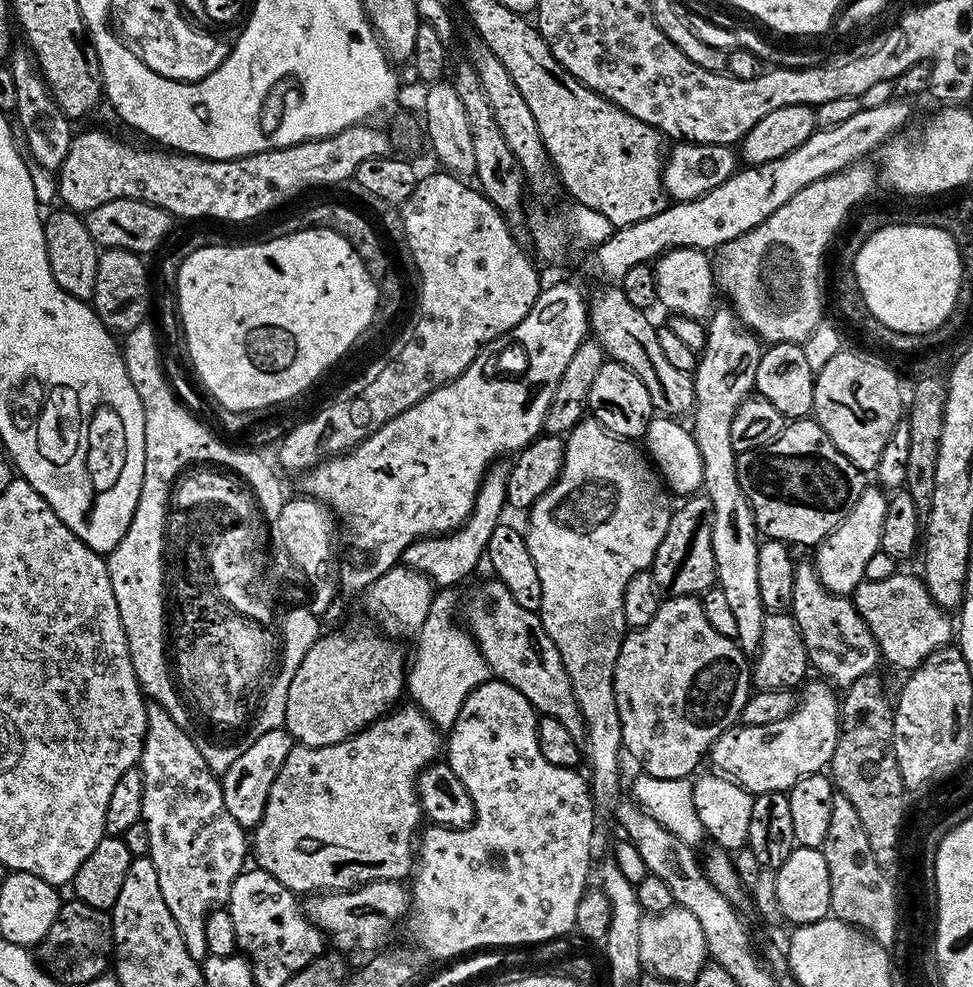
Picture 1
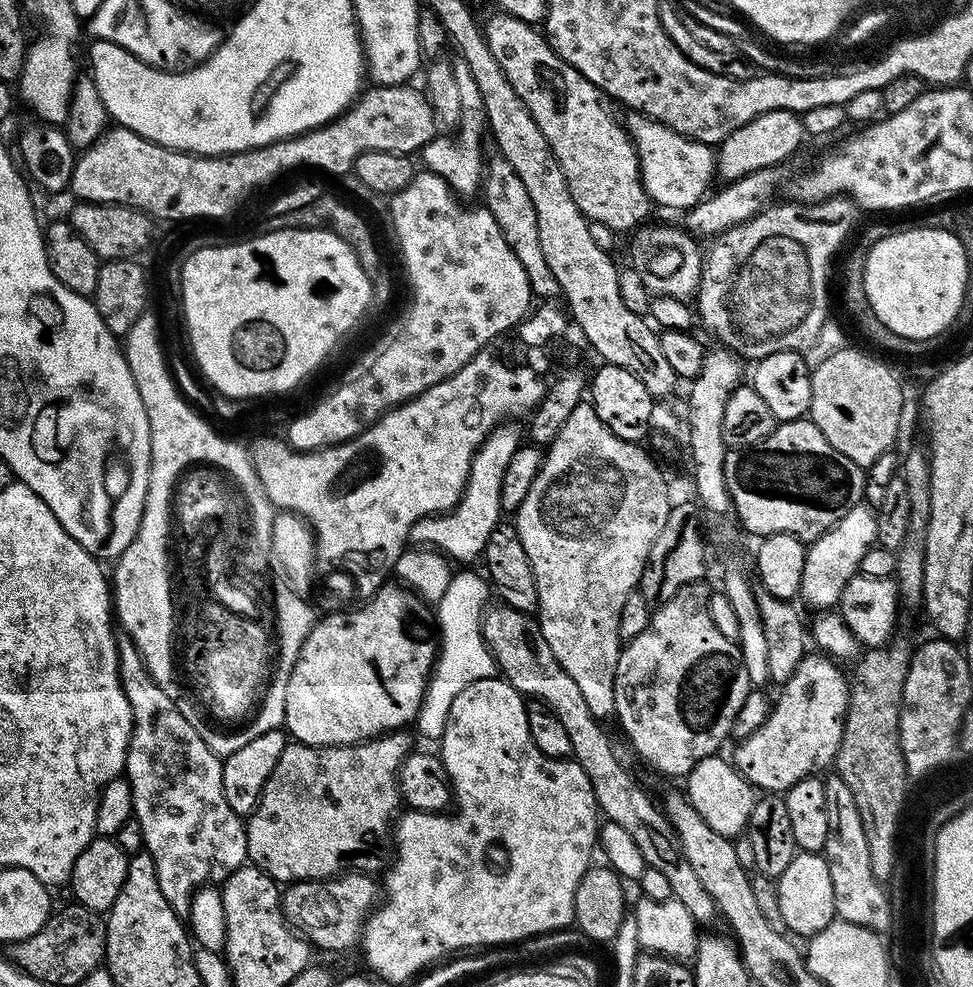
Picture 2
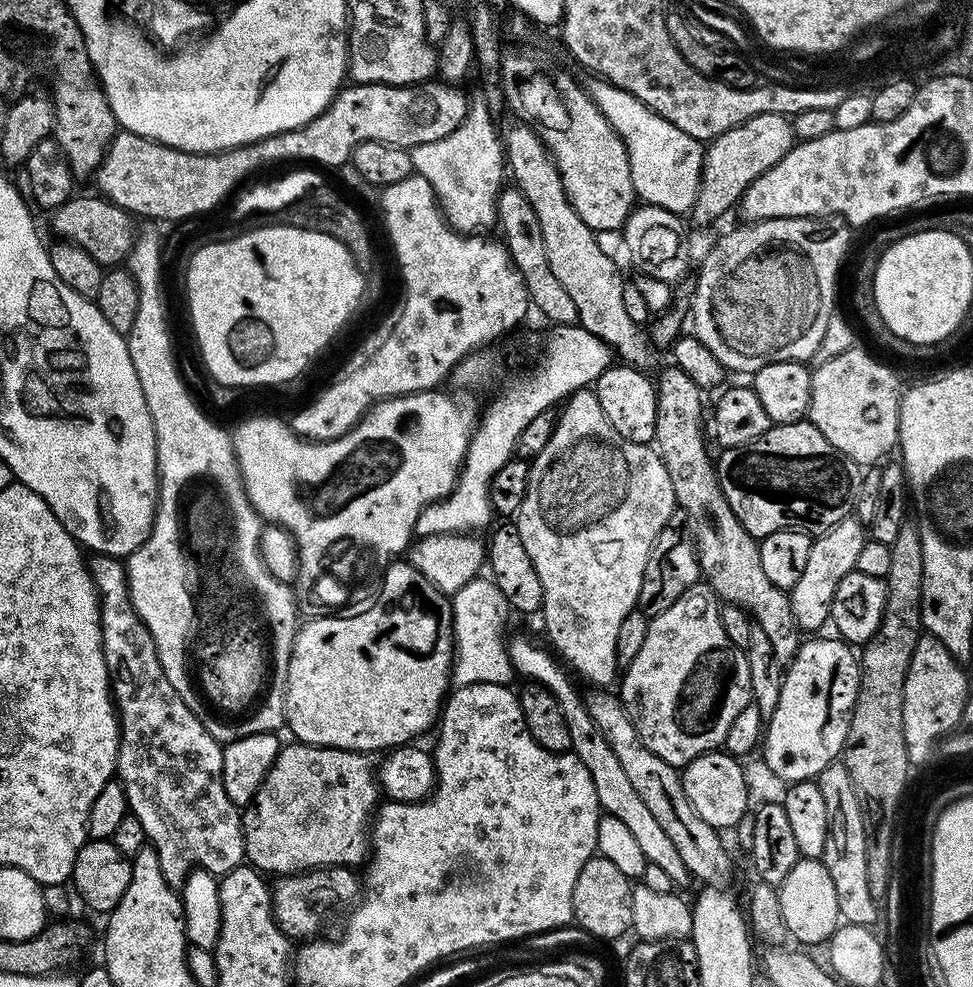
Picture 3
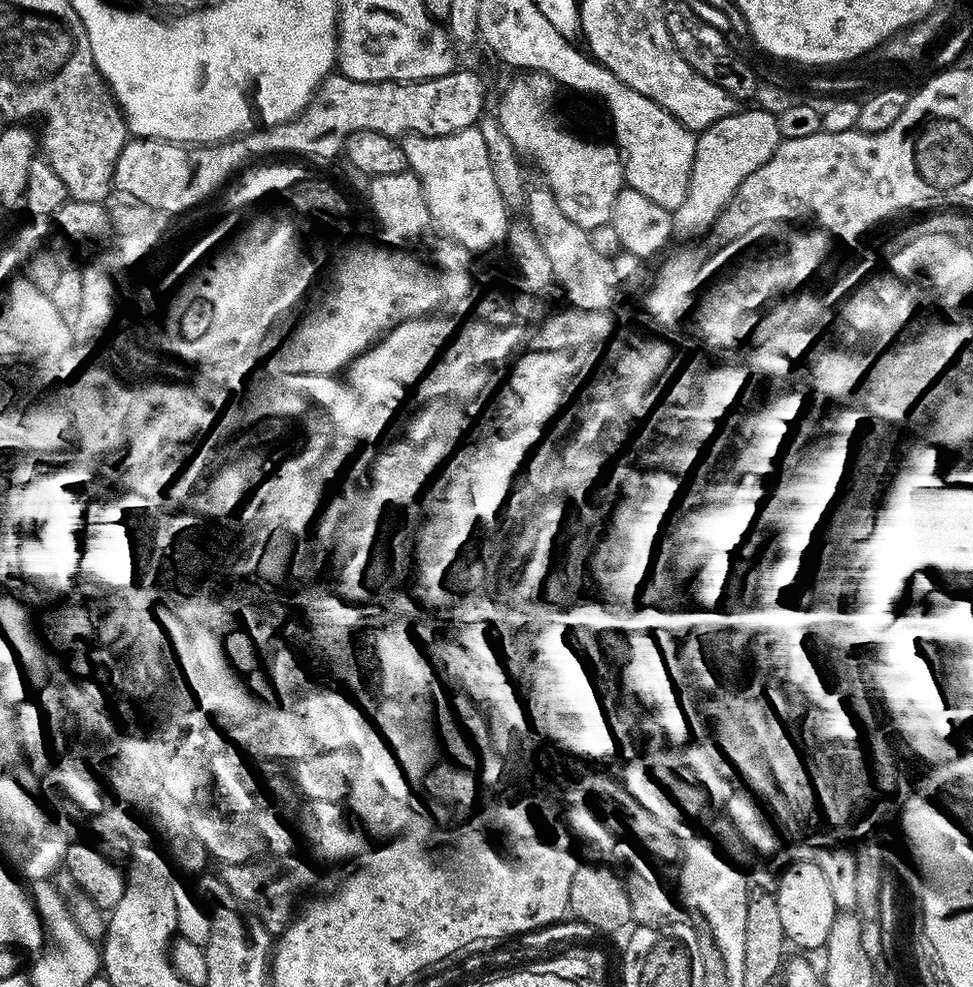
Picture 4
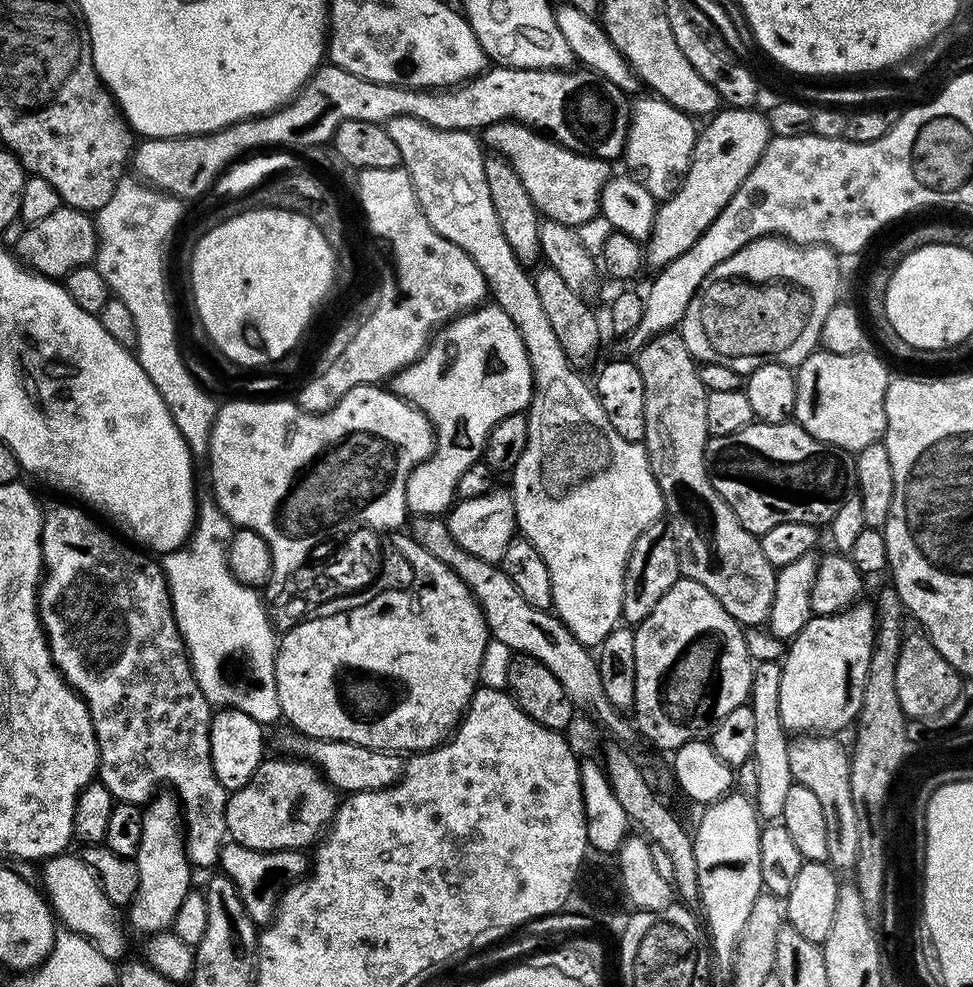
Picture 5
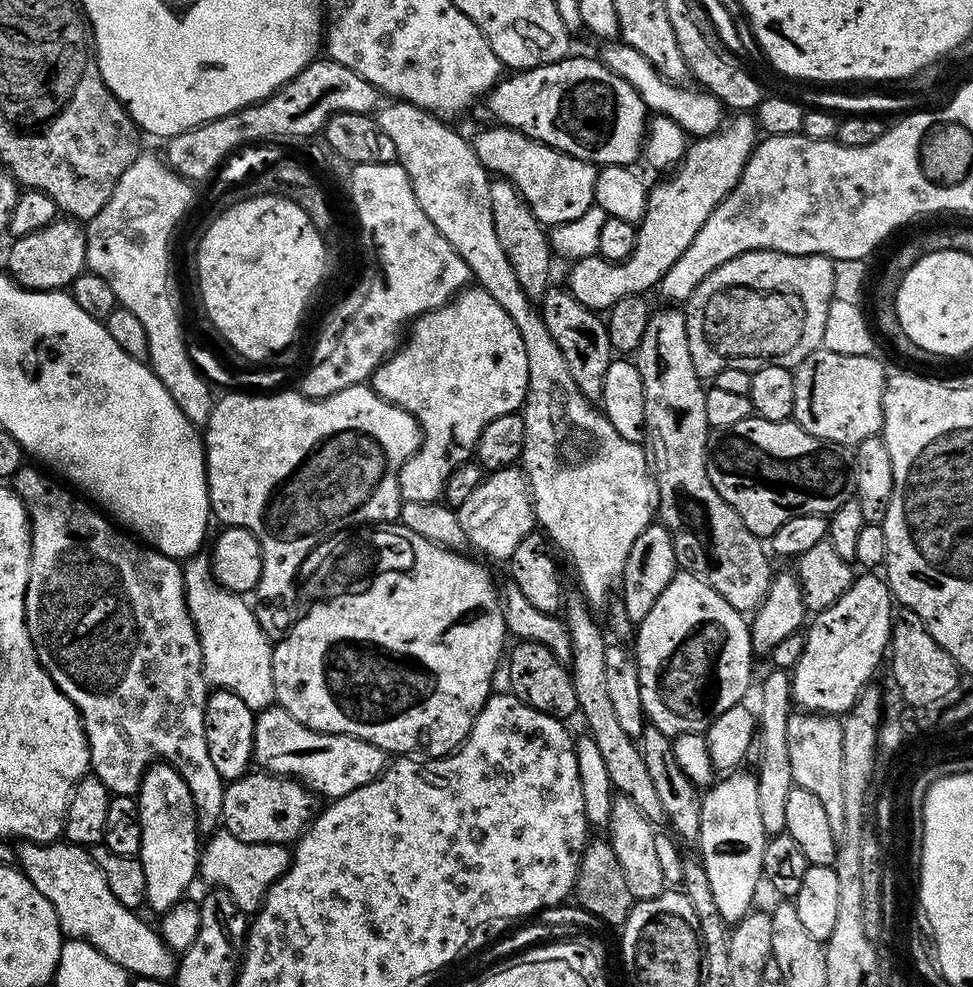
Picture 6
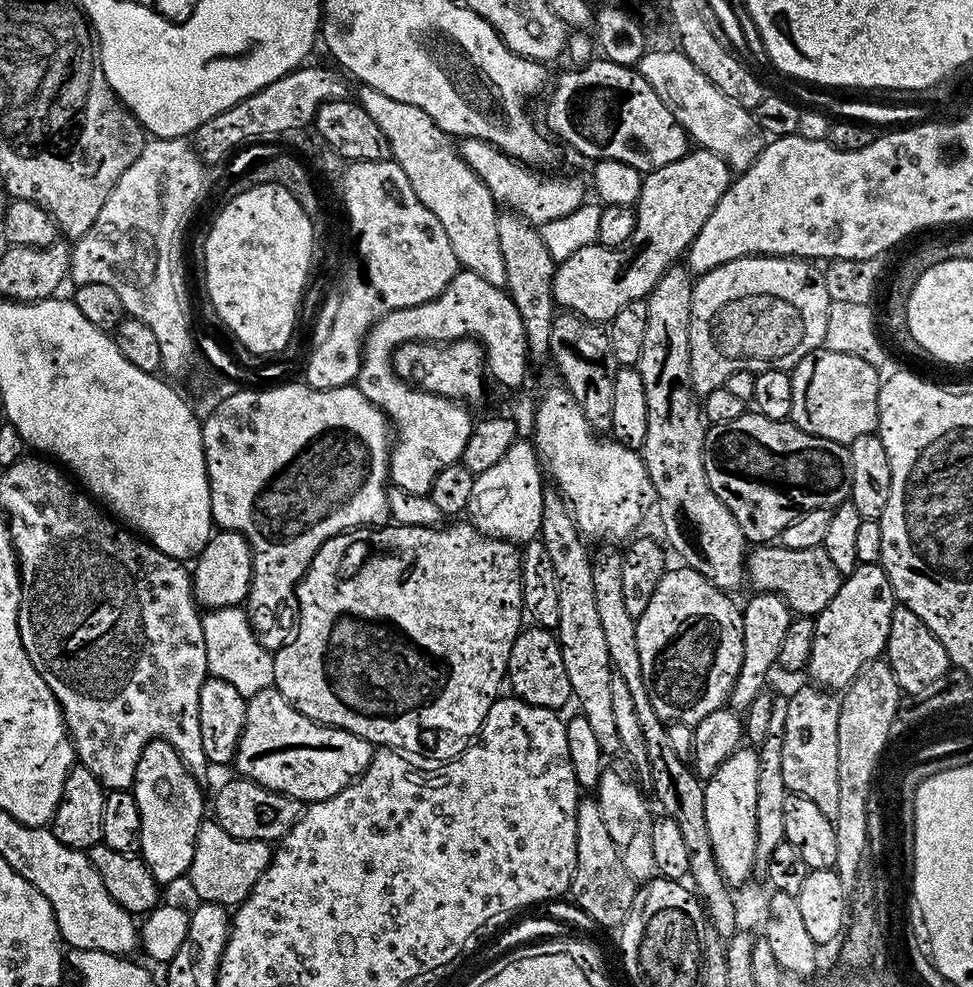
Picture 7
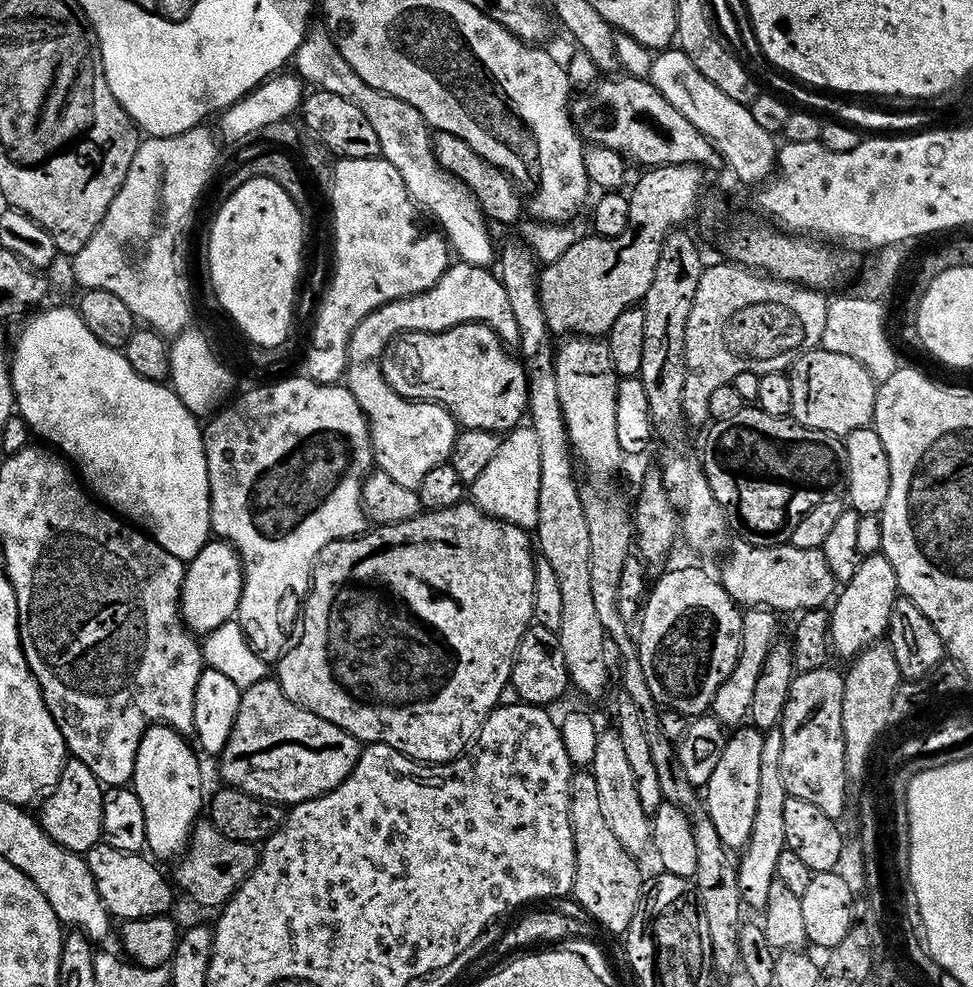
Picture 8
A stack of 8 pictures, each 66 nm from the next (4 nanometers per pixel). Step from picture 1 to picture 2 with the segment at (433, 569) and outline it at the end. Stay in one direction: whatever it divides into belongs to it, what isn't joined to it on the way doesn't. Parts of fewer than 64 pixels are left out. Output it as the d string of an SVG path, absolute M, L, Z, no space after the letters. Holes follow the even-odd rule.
M505 422L484 439L477 448L468 484L464 487L464 495L448 512L435 516L424 516L410 530L408 540L413 545L435 550L448 557L449 561L461 560L461 565L468 566L471 560L479 561L484 554L484 547L490 538L490 530L501 523L500 499L502 498L502 478L506 474L506 466L510 466L510 458L514 458L517 448L522 444L522 432L515 428L515 423Z

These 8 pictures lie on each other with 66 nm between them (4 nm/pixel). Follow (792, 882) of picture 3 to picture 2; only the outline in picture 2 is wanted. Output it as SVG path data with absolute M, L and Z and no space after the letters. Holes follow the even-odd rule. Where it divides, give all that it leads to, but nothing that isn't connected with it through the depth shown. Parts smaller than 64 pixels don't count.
M797 851L794 862L786 866L786 874L782 874L776 880L776 889L780 911L779 923L793 937L817 936L822 930L826 930L826 926L830 926L833 920L837 919L834 906L834 885L830 882L830 866L819 852Z

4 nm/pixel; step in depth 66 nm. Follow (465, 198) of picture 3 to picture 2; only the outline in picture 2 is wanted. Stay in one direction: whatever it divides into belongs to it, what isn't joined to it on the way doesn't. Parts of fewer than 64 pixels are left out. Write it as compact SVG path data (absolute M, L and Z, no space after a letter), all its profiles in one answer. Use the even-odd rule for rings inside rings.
M469 83L466 88L466 103L462 109L462 115L458 125L456 140L444 134L437 135L422 149L424 156L423 167L427 171L441 176L449 188L456 193L457 197L472 196L481 191L486 171L486 151L484 152L484 138L486 142L486 121L484 119L484 106L482 94L478 92L478 86Z

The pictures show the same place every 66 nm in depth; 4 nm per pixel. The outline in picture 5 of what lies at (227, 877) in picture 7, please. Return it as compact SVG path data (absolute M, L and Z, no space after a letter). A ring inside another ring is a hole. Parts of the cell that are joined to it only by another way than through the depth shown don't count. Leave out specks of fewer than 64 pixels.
M231 842L225 843L221 848L218 865L219 871L228 876L230 882L234 882L250 918L257 926L267 926L272 923L278 894L284 891L289 882L295 882L305 875L309 867L309 857L295 848L277 852L259 852Z

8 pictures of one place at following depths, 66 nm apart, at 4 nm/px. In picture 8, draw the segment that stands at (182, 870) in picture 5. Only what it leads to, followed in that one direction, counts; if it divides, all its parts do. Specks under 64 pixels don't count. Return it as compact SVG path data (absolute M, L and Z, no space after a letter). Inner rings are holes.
M152 724L144 731L138 742L130 786L138 794L138 802L142 802L142 811L146 813L146 838L148 839L146 848L153 857L179 857L188 847L192 826L206 804L204 772L200 769L201 757L198 755L197 749L191 743L188 745L184 740L187 740L185 733L175 732L169 724Z

